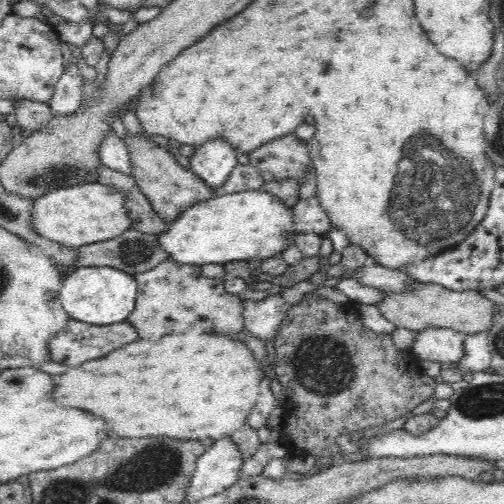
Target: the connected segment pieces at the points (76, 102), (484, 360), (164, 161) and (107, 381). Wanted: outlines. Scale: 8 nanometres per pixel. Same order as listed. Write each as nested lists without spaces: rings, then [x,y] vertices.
[[[76,61],[68,62],[69,66],[58,78],[54,94],[49,100],[50,108],[55,116],[70,116],[82,105],[83,82],[80,68]]]
[[[470,333],[464,337],[463,357],[449,366],[460,370],[470,370],[471,374],[484,371],[491,366],[491,354],[487,347],[487,333]]]
[[[129,136],[123,139],[124,145],[130,153],[131,176],[138,184],[139,190],[146,196],[154,212],[167,223],[171,223],[184,209],[192,208],[200,202],[216,198],[222,194],[221,190],[210,189],[208,185],[194,175],[192,170],[180,166],[174,155],[166,148],[146,136]]]
[[[204,328],[189,329],[174,336],[124,344],[104,358],[68,368],[68,372],[54,376],[56,390],[52,398],[62,406],[84,408],[94,416],[104,418],[106,432],[114,432],[120,438],[170,436],[197,441],[213,438],[216,441],[247,423],[250,411],[257,404],[259,384],[264,377],[260,363],[244,341],[235,339],[234,335],[208,333]]]

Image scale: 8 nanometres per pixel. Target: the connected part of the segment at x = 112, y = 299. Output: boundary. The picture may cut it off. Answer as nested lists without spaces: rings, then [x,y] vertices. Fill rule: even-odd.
[[[108,266],[78,267],[63,280],[57,298],[70,319],[88,324],[107,325],[127,320],[135,307],[138,289],[137,280],[119,269]]]

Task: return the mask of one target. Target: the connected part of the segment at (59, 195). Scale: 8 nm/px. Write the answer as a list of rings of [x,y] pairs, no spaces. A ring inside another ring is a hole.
[[[98,182],[52,190],[34,199],[30,221],[31,229],[36,234],[57,242],[60,246],[74,249],[120,236],[130,229],[130,223],[122,194]]]

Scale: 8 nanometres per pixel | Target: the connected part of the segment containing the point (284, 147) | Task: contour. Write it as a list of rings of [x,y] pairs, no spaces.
[[[295,133],[272,140],[248,153],[250,165],[254,166],[266,181],[297,178],[304,184],[310,171],[311,158],[308,144]]]

